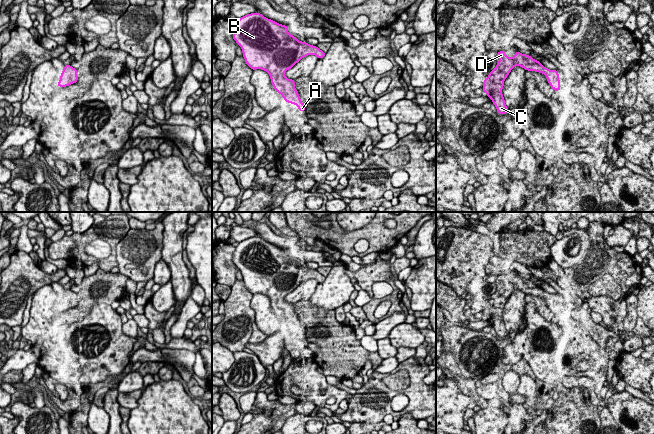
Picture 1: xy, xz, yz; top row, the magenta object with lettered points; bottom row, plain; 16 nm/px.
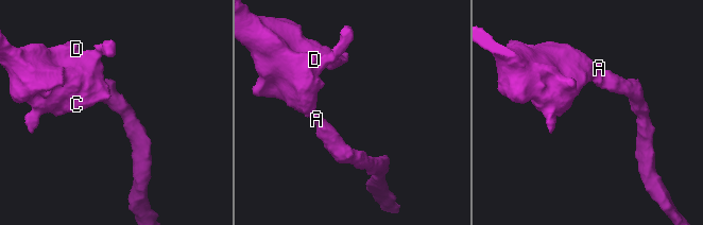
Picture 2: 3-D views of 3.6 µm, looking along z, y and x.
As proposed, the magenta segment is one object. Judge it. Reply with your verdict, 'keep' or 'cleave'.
keep

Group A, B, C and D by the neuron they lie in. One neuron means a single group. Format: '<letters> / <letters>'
A B C D

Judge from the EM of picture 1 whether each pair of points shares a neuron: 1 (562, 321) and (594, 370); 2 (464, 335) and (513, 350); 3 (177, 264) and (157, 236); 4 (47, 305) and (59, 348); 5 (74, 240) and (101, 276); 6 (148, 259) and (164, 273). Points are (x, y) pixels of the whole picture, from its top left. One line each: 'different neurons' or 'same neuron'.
1: same neuron
2: different neurons
3: different neurons
4: same neuron
5: different neurons
6: different neurons

